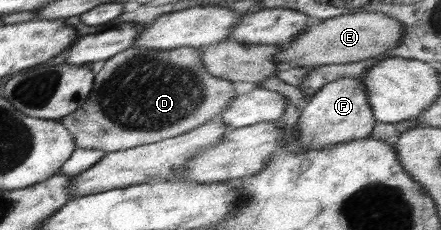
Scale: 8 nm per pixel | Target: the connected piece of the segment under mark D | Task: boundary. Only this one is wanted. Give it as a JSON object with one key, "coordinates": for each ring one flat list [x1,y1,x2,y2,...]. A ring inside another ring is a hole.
{"coordinates":[[180,47,170,51,130,48,105,60,104,66,94,76,86,102,60,121,72,134,76,149,92,148,109,153,190,132,197,126,218,118,236,95,232,80,212,76,206,66,202,66,198,48]]}

